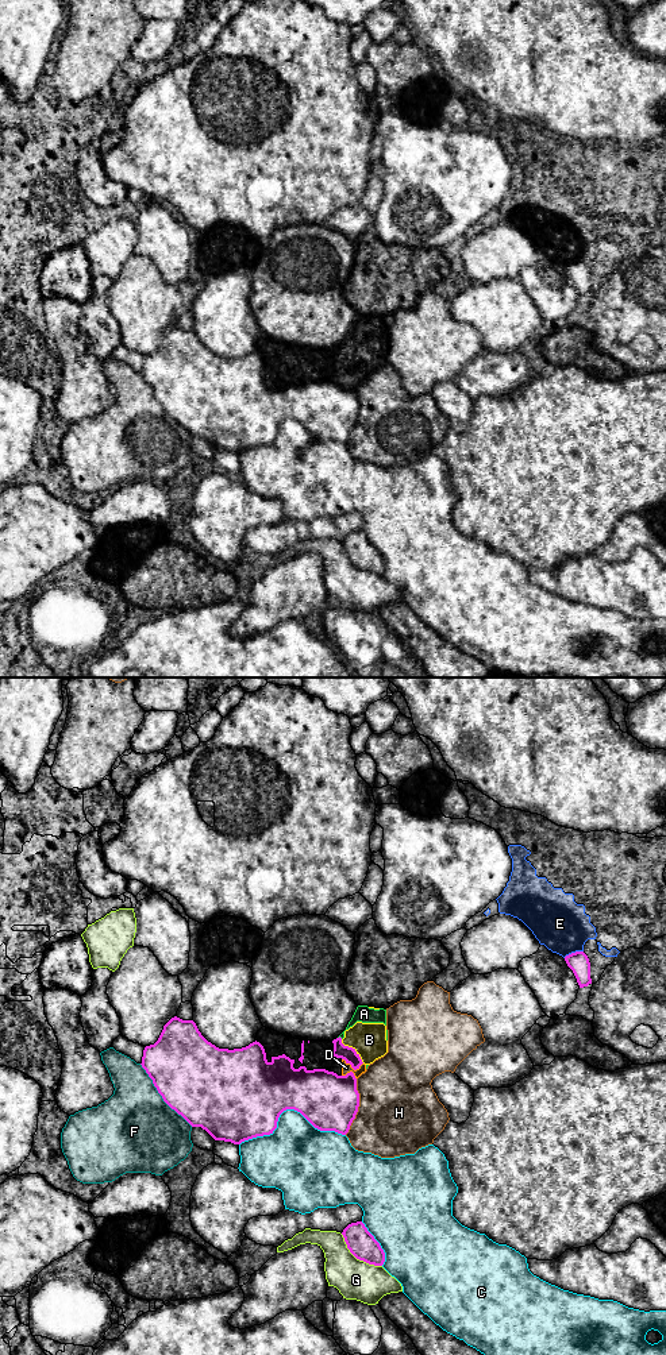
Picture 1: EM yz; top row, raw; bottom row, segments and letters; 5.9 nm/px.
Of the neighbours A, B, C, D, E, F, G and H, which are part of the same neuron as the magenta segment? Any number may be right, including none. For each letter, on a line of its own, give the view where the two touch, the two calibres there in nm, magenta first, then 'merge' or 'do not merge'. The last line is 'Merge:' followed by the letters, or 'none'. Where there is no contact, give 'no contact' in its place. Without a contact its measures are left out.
A: yz | 90/100 nm | do not merge
B: yz | 90/200 nm | do not merge
C: yz | 440/340 nm | do not merge
D: yz | 90/60 nm | do not merge
E: yz | 120/320 nm | do not merge
F: yz | 460/460 nm | do not merge
G: yz | 160/240 nm | do not merge
H: yz | 340/480 nm | do not merge
Merge: none

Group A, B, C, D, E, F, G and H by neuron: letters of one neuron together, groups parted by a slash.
A B D / C / E / F / G / H

